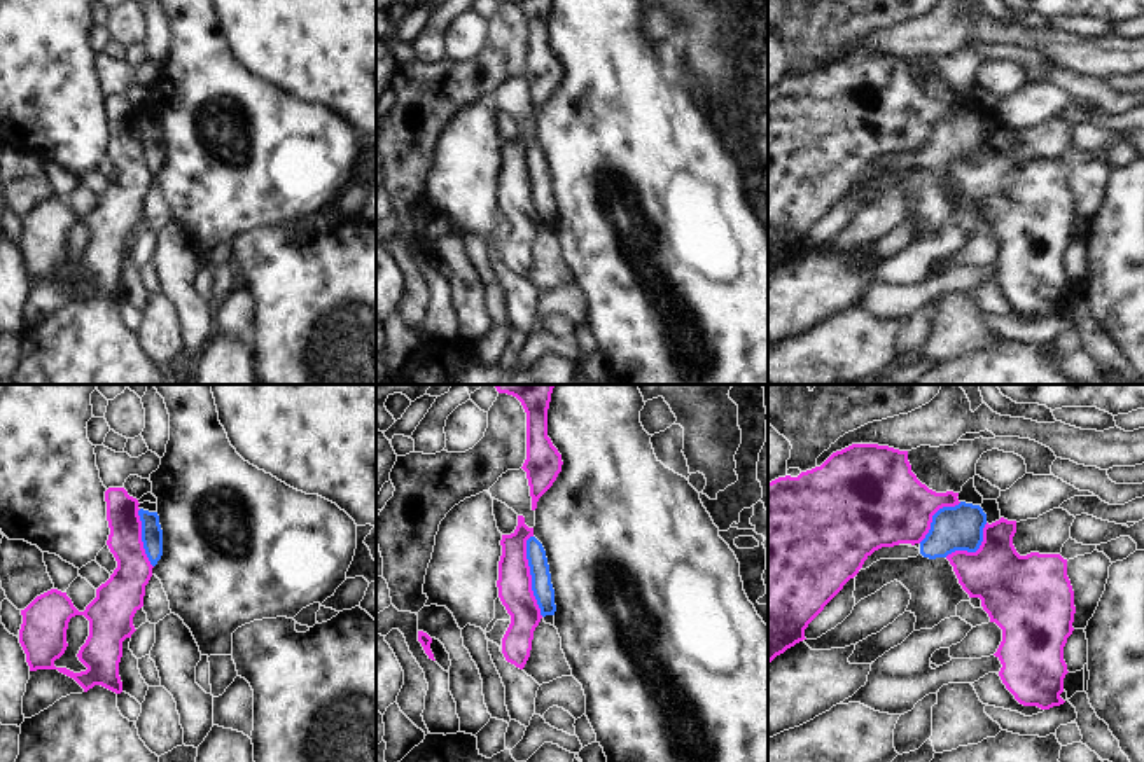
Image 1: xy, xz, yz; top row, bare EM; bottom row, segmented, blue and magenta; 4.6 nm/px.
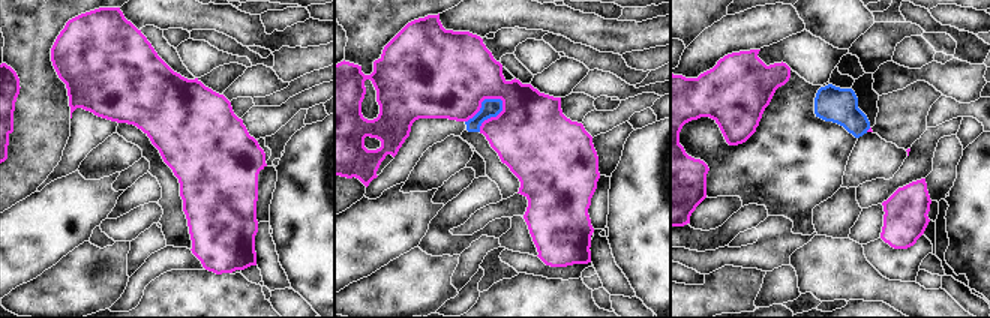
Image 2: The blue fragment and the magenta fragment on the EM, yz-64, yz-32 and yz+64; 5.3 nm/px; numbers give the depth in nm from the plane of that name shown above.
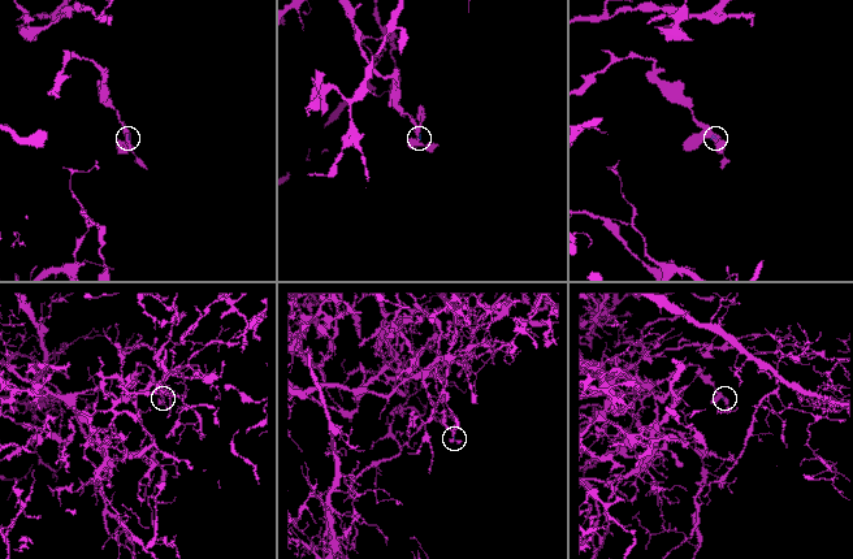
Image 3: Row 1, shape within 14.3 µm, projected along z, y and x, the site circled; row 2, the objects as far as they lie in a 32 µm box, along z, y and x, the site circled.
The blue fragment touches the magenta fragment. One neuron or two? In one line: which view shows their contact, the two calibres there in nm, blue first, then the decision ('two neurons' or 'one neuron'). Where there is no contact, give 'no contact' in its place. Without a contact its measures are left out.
contact in xz; calibres 100 and 160 nm; two neurons

